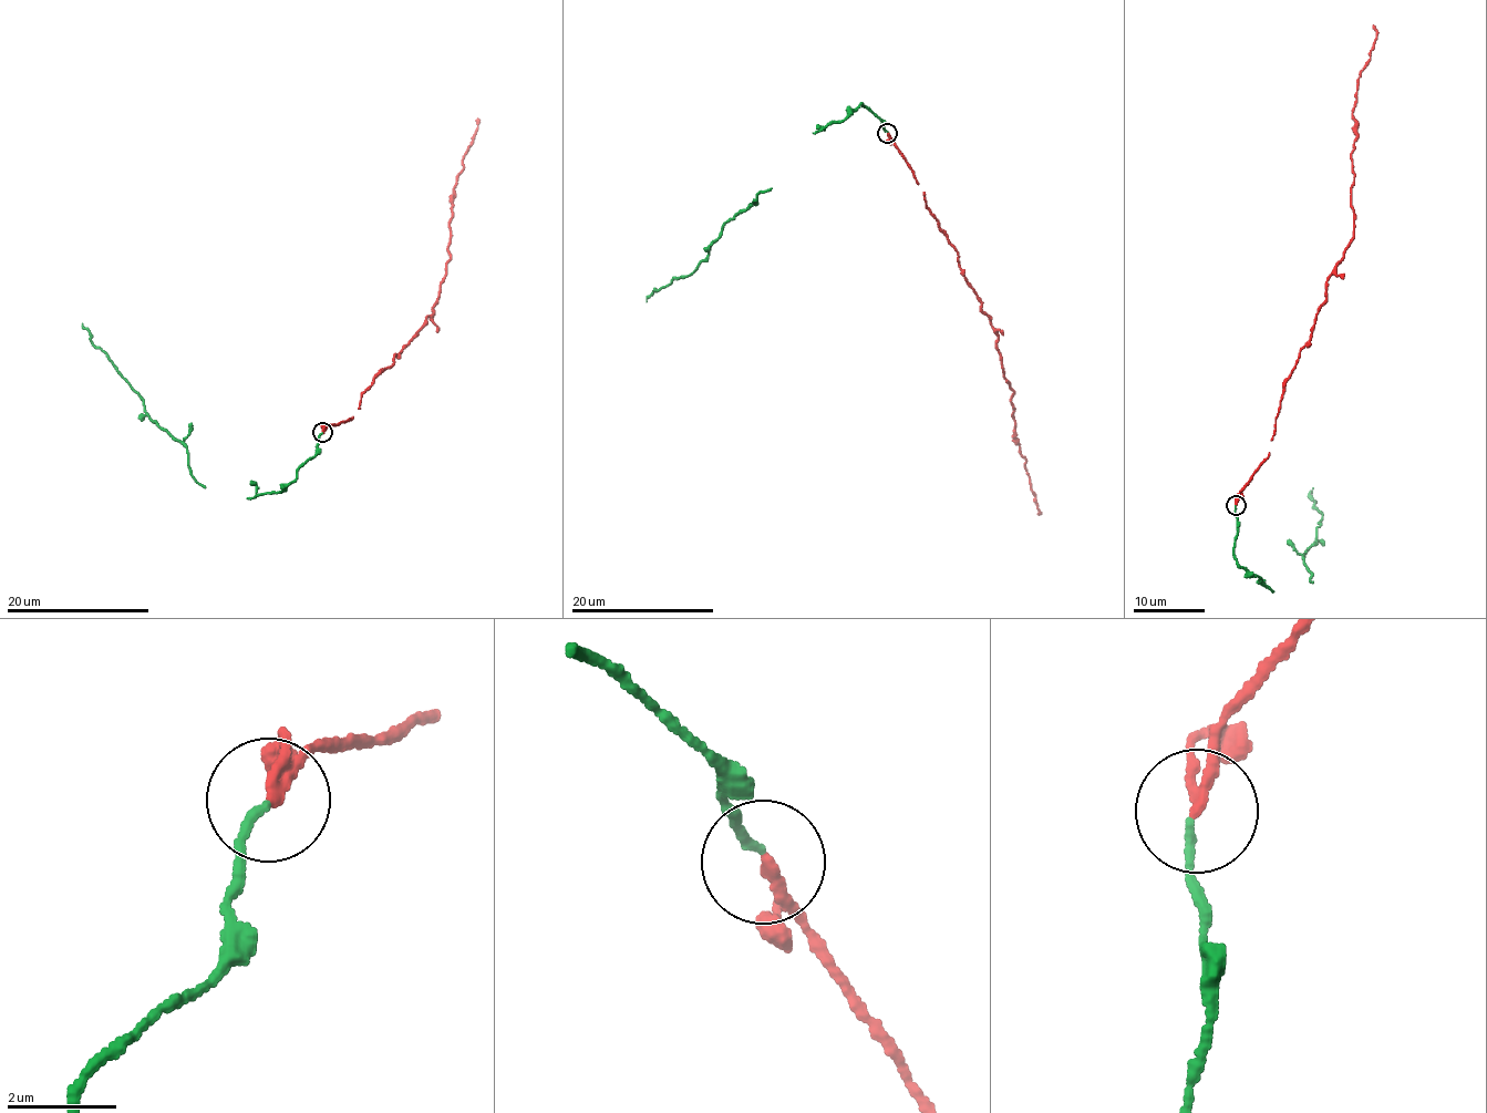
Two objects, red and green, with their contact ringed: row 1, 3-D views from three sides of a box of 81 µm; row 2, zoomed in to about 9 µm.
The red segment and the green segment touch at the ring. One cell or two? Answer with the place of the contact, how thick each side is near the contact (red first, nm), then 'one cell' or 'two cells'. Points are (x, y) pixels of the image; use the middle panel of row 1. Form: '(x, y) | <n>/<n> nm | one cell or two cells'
(887, 133) | 170/130 nm | one cell

